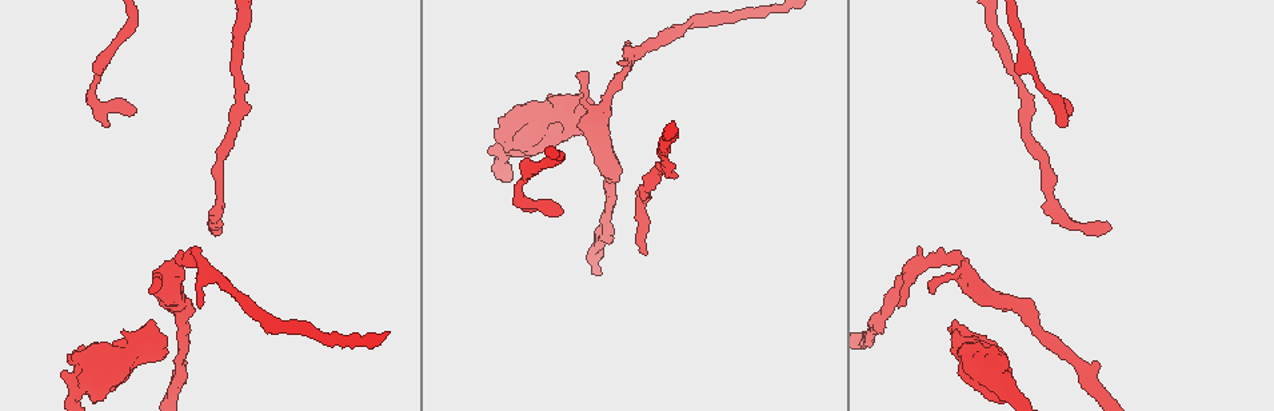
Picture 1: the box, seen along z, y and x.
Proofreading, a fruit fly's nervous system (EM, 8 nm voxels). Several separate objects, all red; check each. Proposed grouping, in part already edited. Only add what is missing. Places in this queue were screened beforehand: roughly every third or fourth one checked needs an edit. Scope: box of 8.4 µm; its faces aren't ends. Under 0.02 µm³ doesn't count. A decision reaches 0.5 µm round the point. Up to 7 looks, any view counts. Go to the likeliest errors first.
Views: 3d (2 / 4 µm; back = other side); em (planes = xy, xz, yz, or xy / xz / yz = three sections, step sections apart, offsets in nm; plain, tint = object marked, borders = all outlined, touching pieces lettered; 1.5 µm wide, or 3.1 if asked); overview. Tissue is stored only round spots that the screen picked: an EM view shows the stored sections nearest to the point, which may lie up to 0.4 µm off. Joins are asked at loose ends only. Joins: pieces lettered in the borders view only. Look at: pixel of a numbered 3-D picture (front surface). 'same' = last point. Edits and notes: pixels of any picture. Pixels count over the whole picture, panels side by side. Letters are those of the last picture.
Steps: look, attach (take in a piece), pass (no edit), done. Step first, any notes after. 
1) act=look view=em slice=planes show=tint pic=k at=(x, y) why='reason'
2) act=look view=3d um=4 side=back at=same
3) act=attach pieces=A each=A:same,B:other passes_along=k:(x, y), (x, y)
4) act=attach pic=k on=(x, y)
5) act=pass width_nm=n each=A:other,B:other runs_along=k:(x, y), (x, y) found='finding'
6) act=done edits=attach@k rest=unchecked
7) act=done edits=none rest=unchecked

act=look view=em slice=planes show=borders pic=1 at=(1111, 229) why='branch stops here'

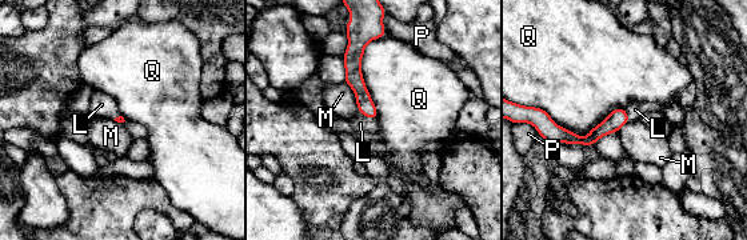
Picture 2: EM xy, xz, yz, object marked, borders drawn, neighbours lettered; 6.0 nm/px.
act=attach pieces=L each=L:same,M:other,P:other,Q:other found='it goes on there'

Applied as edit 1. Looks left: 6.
act=look view=overview

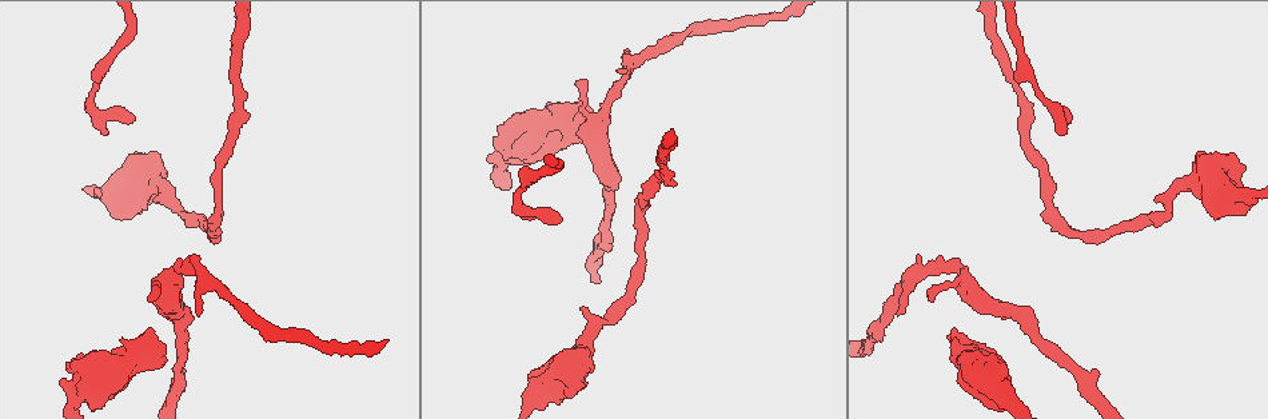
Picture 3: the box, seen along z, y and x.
act=look view=em slice=xz step=8 show=plain pic=3 at=(1064, 133) why='free end'

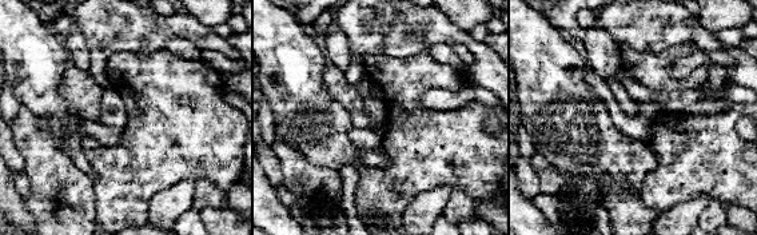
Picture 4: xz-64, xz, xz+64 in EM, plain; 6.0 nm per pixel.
act=look view=em slice=xz step=8 show=borders at=same why='what lies round it'

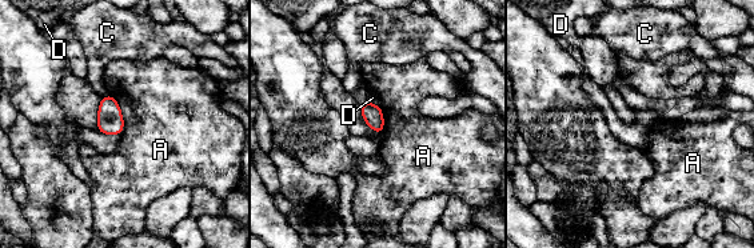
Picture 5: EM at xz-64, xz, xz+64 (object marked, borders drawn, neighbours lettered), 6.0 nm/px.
act=pass width_nm=130 each=A:other,C:other,D:other found='no lettered piece goes on from it'

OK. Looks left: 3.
act=look view=3d um=2 pic=3 at=(932, 301) why='free end'

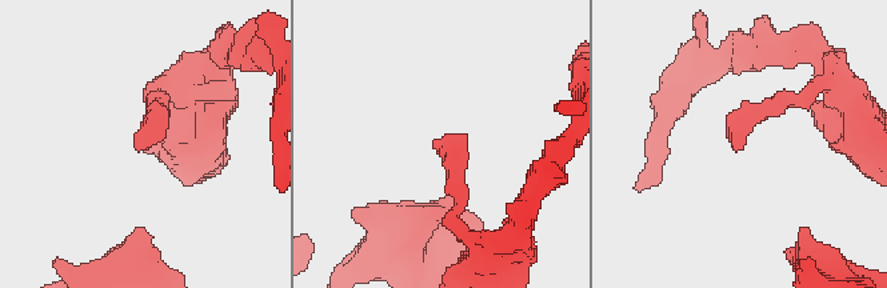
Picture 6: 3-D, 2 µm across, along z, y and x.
act=look view=em um=3.1 slice=xz step=16 show=tint pic=6 at=(433, 144)

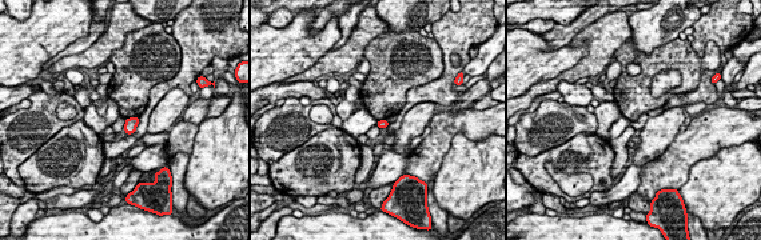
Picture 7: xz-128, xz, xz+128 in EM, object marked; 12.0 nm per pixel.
act=look view=em um=3.1 slice=xz step=16 show=borders at=same

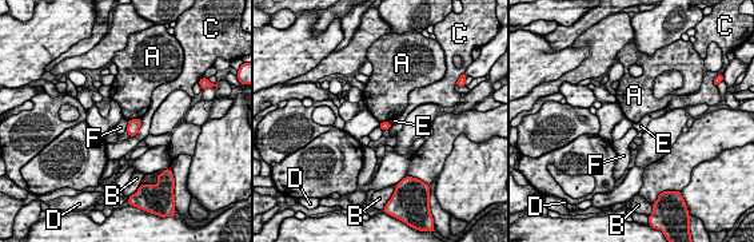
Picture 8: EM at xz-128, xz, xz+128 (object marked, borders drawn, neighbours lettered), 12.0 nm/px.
act=pass width_nm=100 each=A:other,B:other,C:other,D:other,E:other,F:other border=8:(128, 120), (126, 130) found='none of them fits'

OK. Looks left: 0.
act=done edits=attach@2 rest=unchecked

